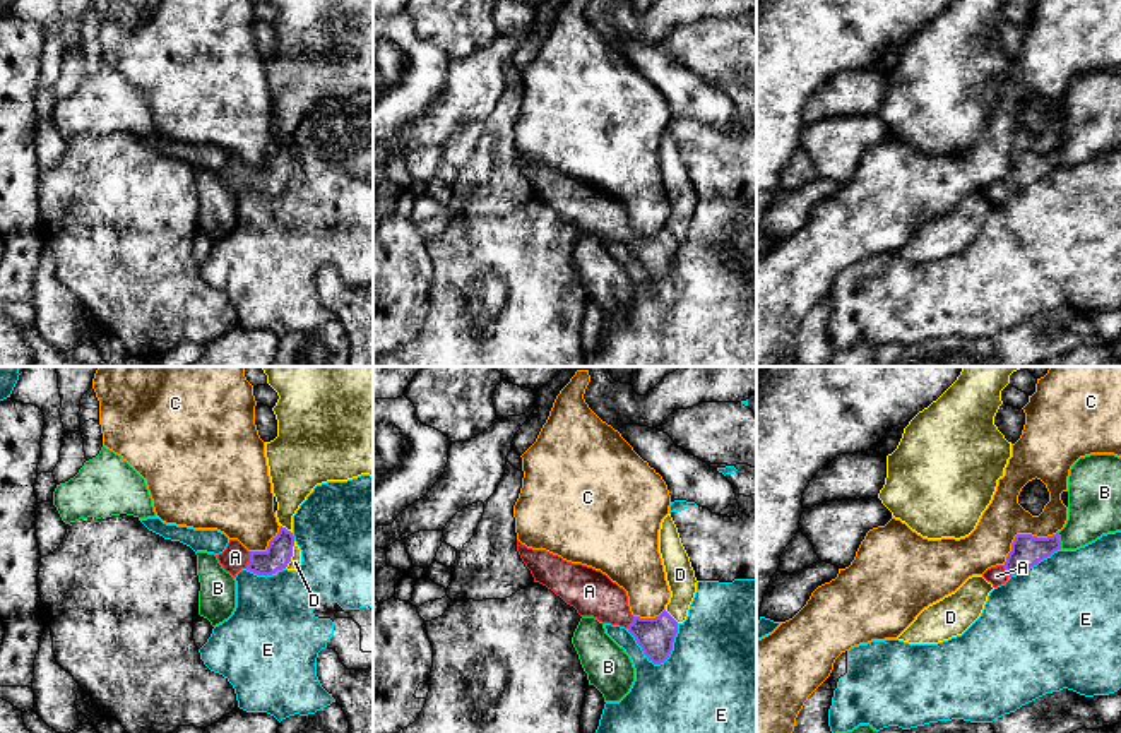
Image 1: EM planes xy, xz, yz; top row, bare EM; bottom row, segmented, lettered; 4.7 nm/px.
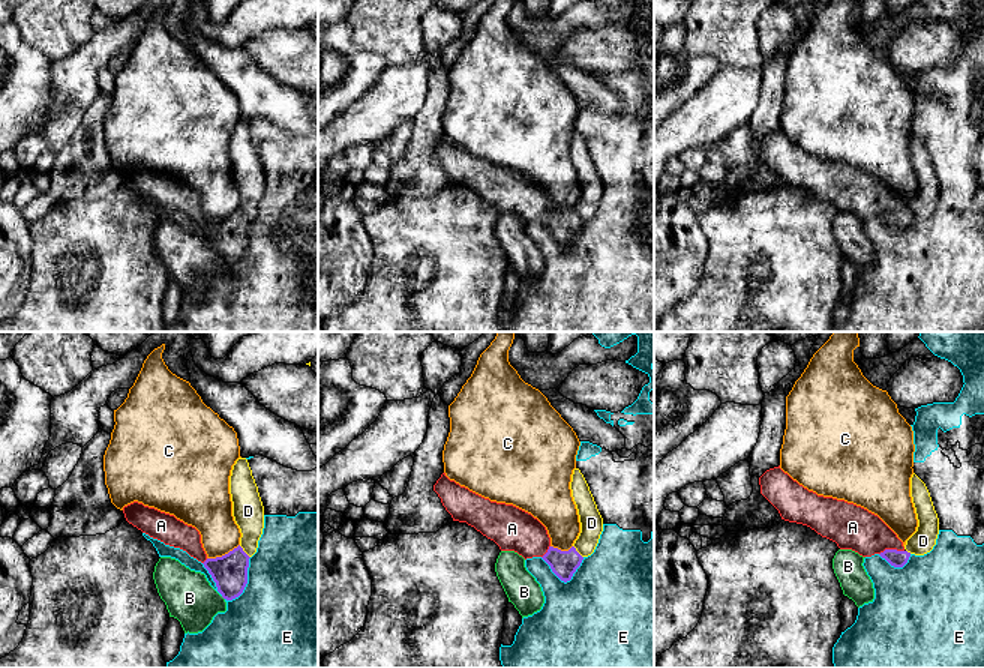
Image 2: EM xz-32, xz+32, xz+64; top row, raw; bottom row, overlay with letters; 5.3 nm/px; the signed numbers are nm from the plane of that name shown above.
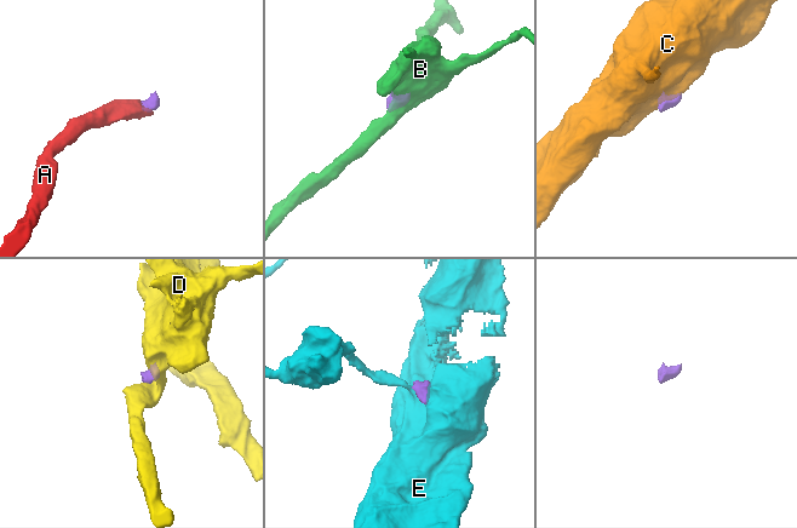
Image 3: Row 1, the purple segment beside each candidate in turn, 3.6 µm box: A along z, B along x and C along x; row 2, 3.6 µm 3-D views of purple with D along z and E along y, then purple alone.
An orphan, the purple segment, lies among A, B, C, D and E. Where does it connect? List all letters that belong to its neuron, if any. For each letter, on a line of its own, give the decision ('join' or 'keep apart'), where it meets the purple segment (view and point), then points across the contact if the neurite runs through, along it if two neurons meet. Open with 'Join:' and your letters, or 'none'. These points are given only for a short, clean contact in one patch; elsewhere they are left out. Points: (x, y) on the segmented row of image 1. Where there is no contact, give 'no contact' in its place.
Join: A
A: join; contact xy (250, 560); way xy (279, 550), (269, 560), (250, 560), (235, 557)
B: keep apart; contact yz (1060, 542); border yz (1056, 533), (1061, 548)
C: keep apart; contact yz (1020, 535); border yz (1056, 531), (1046, 536), (1017, 535), (1003, 566)
D: keep apart; contact xy (291, 555); border xy (295, 542), (291, 560), (284, 567)
E: keep apart; contact xz (659, 663); border xz (678, 624), (673, 649), (659, 663), (644, 653), (627, 629)

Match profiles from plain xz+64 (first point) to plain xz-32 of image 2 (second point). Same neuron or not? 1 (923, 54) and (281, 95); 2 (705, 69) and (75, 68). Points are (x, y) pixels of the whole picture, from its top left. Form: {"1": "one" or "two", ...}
{"1": "two", "2": "two"}

